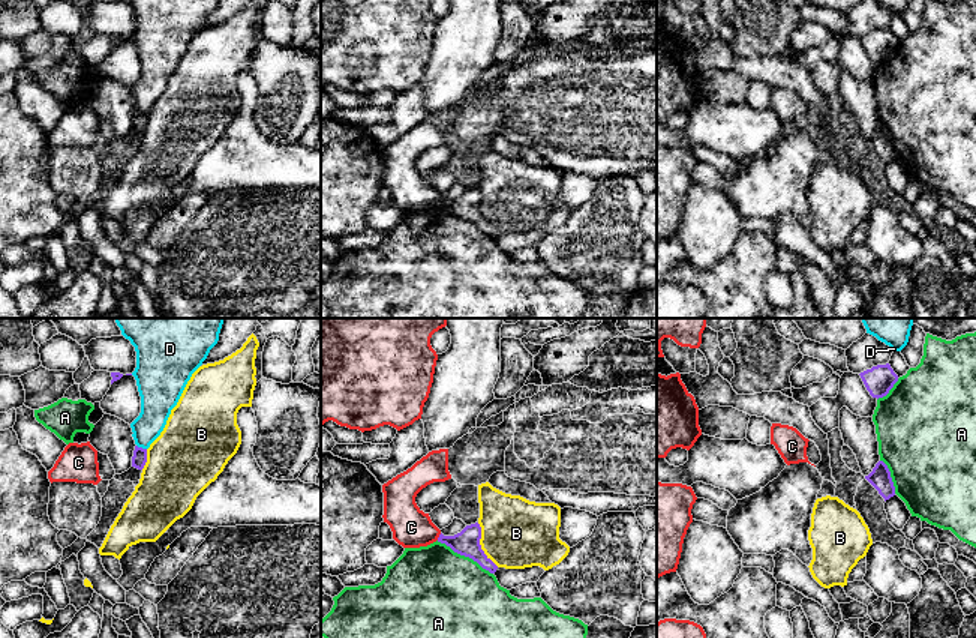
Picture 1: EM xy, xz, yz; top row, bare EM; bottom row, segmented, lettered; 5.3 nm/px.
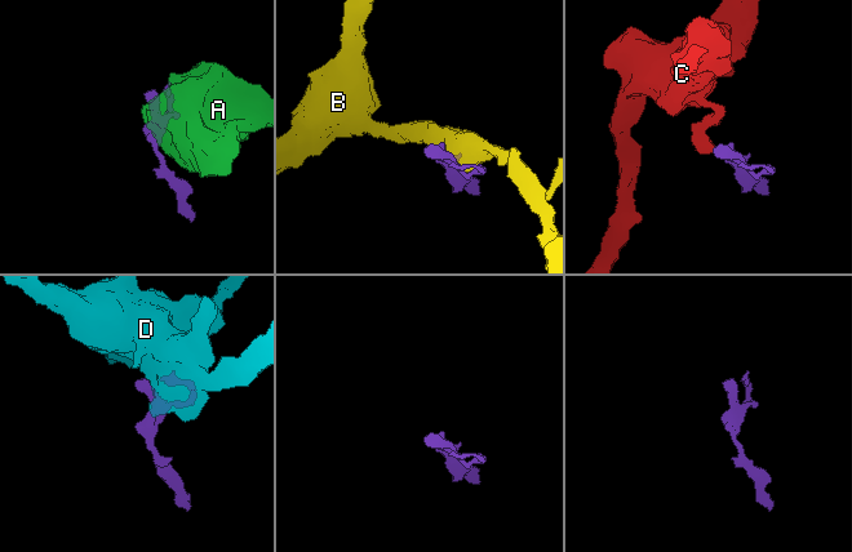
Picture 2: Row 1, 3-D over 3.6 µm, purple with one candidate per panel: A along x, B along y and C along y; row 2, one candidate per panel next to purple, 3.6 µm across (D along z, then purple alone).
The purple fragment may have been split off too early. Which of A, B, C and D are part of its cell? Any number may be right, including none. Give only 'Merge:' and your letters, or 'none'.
Merge: none

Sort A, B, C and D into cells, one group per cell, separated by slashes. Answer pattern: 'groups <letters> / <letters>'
groups A / B / C / D

